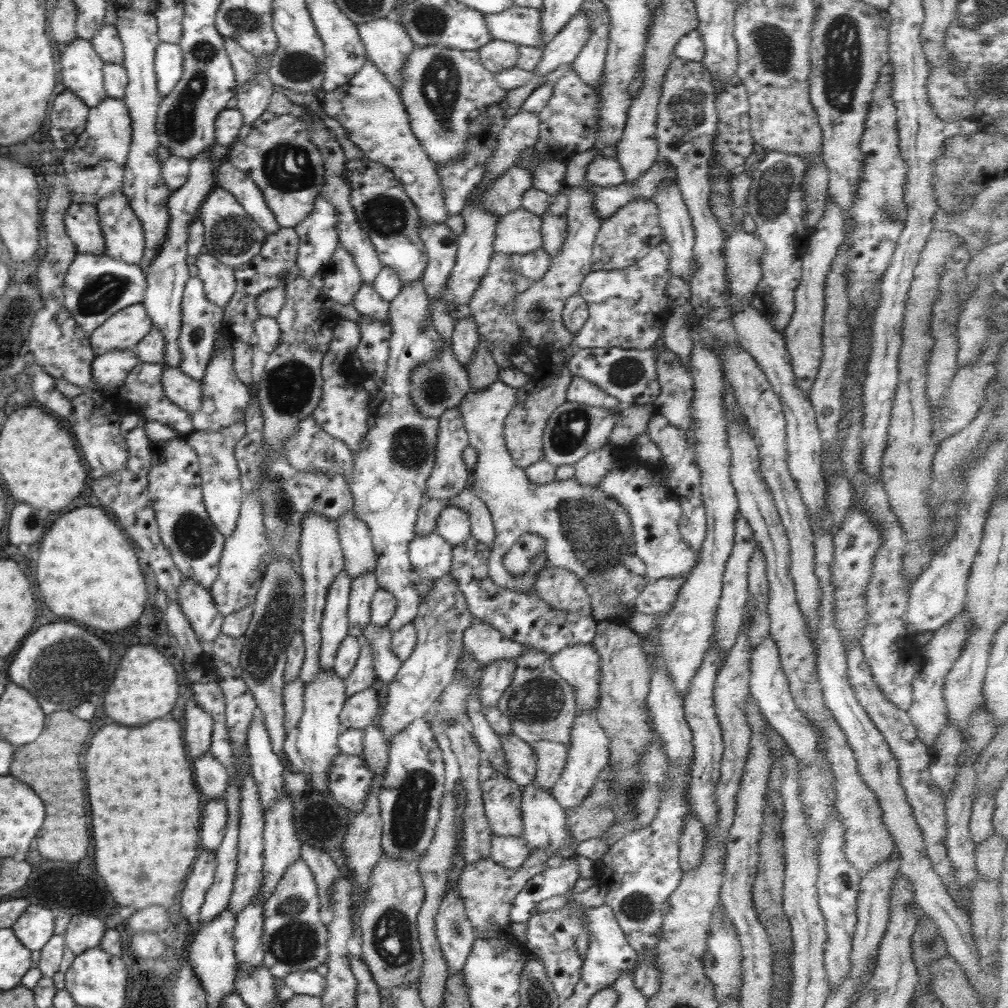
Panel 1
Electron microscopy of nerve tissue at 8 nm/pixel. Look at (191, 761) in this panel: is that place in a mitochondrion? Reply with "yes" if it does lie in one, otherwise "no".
no

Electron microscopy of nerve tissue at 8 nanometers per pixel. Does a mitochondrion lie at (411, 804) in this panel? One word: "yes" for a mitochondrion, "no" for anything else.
yes

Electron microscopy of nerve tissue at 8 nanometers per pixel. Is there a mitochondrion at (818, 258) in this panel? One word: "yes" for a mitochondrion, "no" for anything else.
no

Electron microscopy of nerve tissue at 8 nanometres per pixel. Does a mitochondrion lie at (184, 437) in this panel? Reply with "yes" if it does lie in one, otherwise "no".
no

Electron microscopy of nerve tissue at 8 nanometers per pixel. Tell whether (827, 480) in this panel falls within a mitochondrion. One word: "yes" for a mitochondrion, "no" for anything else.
no

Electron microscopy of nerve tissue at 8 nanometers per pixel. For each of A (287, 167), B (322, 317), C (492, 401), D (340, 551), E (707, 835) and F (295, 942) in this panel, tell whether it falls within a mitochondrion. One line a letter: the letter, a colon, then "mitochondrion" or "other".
A: mitochondrion
B: mitochondrion
C: other
D: other
E: other
F: mitochondrion

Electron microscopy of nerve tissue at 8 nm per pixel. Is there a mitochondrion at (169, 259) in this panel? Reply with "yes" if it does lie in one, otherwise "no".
no

